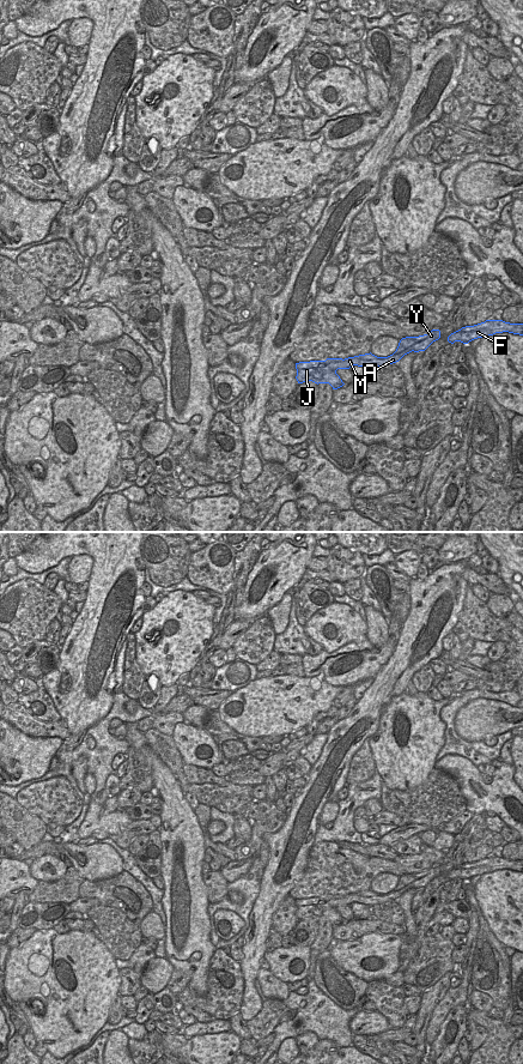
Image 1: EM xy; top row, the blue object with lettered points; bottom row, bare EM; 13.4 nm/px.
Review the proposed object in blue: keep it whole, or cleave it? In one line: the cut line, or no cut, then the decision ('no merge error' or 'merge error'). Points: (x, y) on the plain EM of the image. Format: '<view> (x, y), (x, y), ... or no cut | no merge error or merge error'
no cut | no merge error

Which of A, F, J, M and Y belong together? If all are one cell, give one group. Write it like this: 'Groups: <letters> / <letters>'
Groups: A F J M Y

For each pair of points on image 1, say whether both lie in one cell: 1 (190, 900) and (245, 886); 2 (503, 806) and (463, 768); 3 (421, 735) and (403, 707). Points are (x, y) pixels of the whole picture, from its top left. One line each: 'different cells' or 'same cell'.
1: different cells
2: same cell
3: same cell

